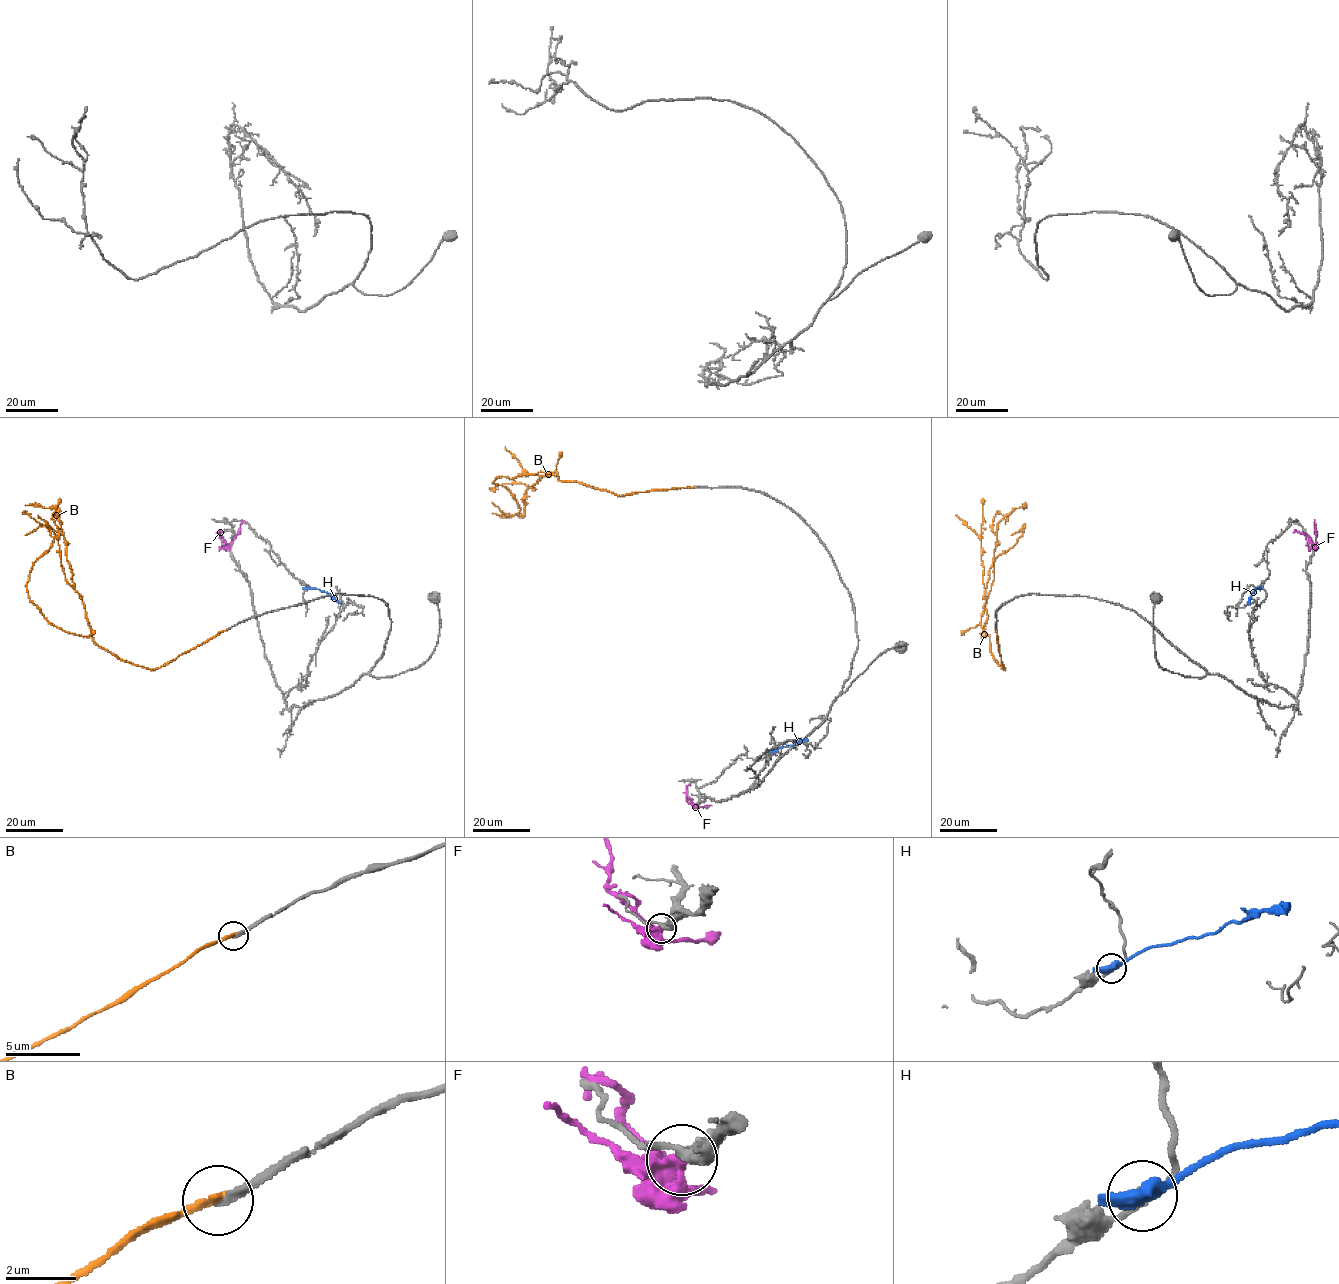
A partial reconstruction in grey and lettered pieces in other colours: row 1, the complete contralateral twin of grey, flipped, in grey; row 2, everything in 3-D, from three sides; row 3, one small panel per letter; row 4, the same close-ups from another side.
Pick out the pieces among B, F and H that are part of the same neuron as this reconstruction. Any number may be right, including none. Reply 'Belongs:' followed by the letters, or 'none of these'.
Belongs: none of these

